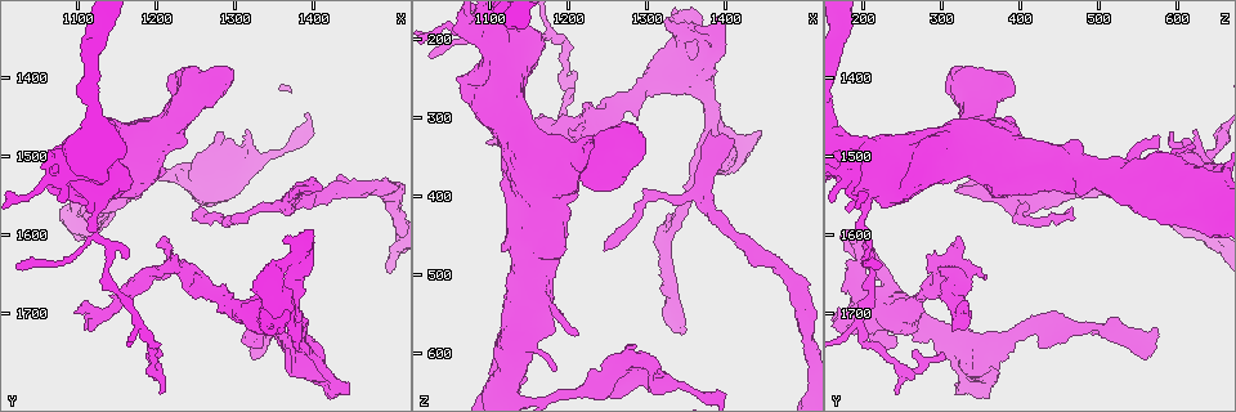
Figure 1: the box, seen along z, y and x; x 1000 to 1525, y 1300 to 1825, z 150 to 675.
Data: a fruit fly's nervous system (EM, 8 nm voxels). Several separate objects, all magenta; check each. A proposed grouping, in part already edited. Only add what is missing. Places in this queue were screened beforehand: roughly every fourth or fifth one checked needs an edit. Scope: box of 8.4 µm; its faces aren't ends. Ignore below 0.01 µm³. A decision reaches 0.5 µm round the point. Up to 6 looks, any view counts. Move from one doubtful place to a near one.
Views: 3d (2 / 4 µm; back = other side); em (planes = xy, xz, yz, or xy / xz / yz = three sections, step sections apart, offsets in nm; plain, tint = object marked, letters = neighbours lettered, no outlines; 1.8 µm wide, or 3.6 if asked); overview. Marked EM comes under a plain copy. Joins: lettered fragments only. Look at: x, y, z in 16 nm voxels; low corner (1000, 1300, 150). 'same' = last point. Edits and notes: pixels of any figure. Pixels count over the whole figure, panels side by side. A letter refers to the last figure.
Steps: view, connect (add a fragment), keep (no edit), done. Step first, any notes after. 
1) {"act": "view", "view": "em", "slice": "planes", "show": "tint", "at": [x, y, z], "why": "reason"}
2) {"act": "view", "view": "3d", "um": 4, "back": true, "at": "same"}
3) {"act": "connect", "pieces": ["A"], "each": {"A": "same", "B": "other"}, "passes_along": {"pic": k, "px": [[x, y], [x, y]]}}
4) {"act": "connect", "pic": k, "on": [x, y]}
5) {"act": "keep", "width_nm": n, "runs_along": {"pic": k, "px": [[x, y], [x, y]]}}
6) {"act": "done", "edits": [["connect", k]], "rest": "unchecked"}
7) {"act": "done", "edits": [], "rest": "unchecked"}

{"act": "view", "view": "em", "um": 3.6, "slice": "planes", "show": "letters", "at": [1180, 1490, 620], "why": "thin end"}

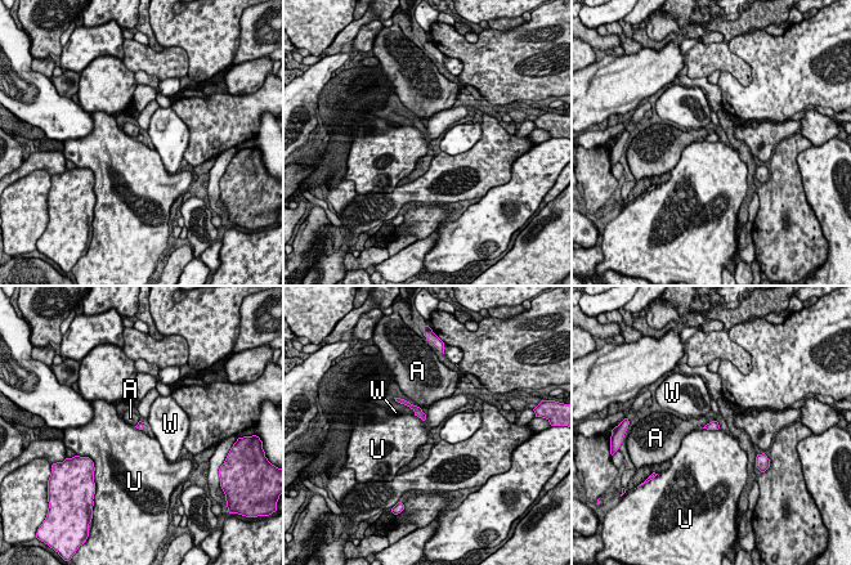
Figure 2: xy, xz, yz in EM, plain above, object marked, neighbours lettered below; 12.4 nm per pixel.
{"act": "keep", "longest_contact_nm": ["A", 190], "each": {"A": "other", "U": "other", "W": "other"}, "found": "none of them fits"}

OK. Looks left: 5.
{"act": "view", "view": "em", "slice": "xz", "step": 4, "show": "letters", "at": [1345, 1730, 575], "why": "free end"}

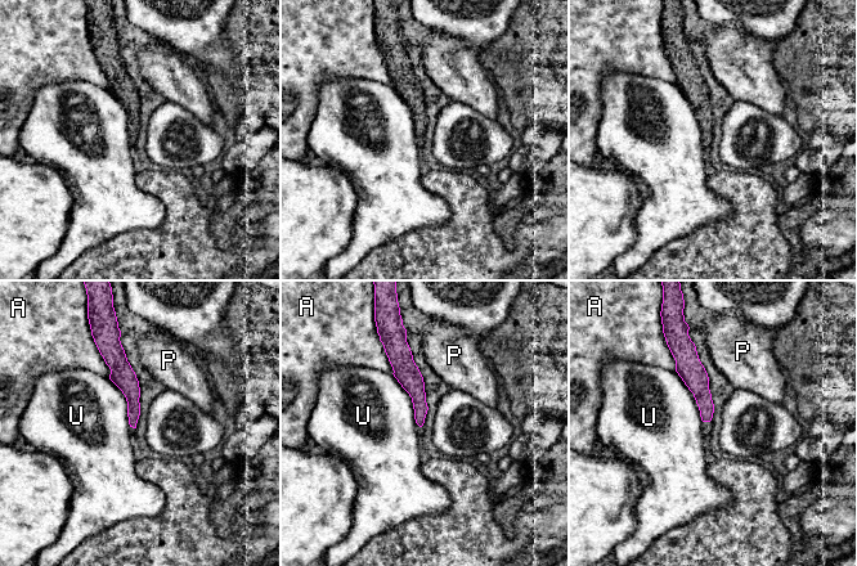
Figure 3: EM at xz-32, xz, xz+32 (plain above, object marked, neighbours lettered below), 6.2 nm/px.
{"act": "view", "view": "em", "slice": "planes", "show": "letters", "at": "same", "why": "another direction"}

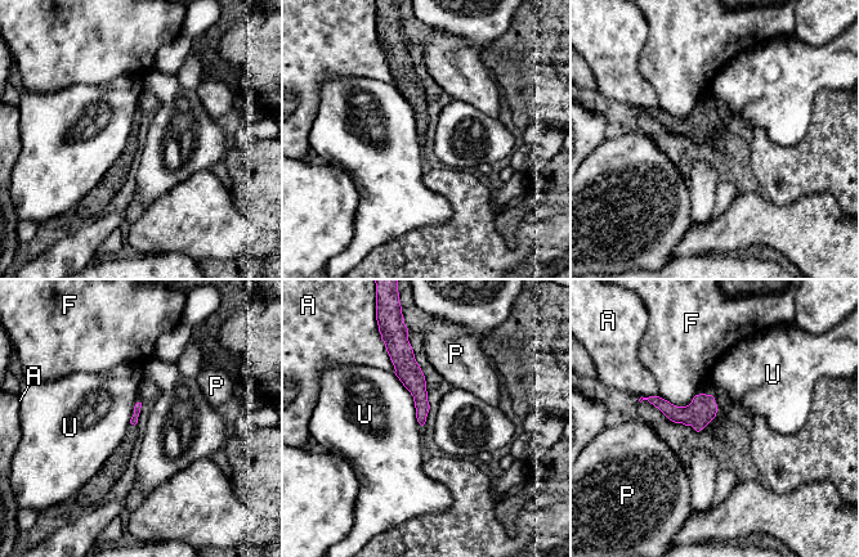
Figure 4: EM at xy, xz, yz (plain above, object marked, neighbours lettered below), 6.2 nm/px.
{"act": "keep", "longest_contact_nm": ["U", 340], "each": {"A": "other", "F": "other", "P": "other", "U": "other"}, "runs_along": {"pic": 4, "px": [[407, 349], [421, 420]]}, "found": "none of them fits"}

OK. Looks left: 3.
{"act": "view", "view": "3d", "um": 2, "at": [1250, 1575, 470], "why": "free end"}

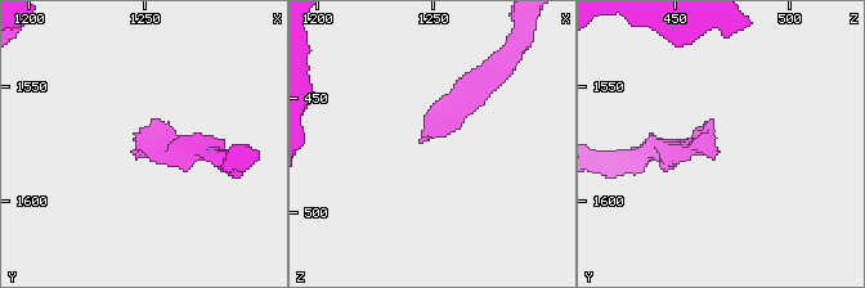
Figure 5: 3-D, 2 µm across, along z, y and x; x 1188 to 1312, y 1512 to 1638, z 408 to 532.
{"act": "view", "view": "em", "slice": "planes", "show": "letters", "at": [1247, 1579, 470], "why": "need the tissue"}

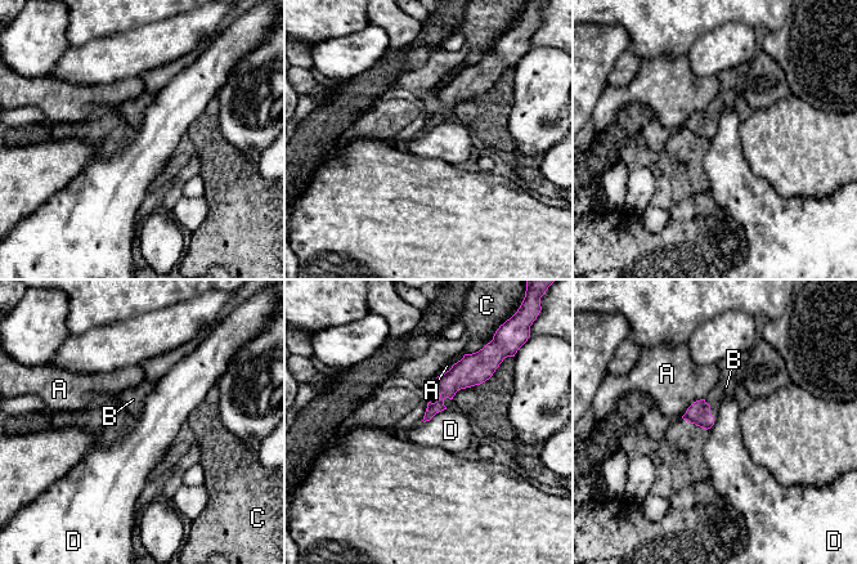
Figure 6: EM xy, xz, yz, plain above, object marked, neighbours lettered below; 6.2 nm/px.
{"act": "connect", "pieces": ["B"], "each": {"A": "other", "B": "same", "C": "other", "D": "other"}, "passes_along": {"pic": 6, "px": [[699, 412], [709, 410], [726, 386]]}, "found": "the neuron continues"}

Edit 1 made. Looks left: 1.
{"act": "done", "edits": [["connect", 6]], "rest": "unchecked"}

